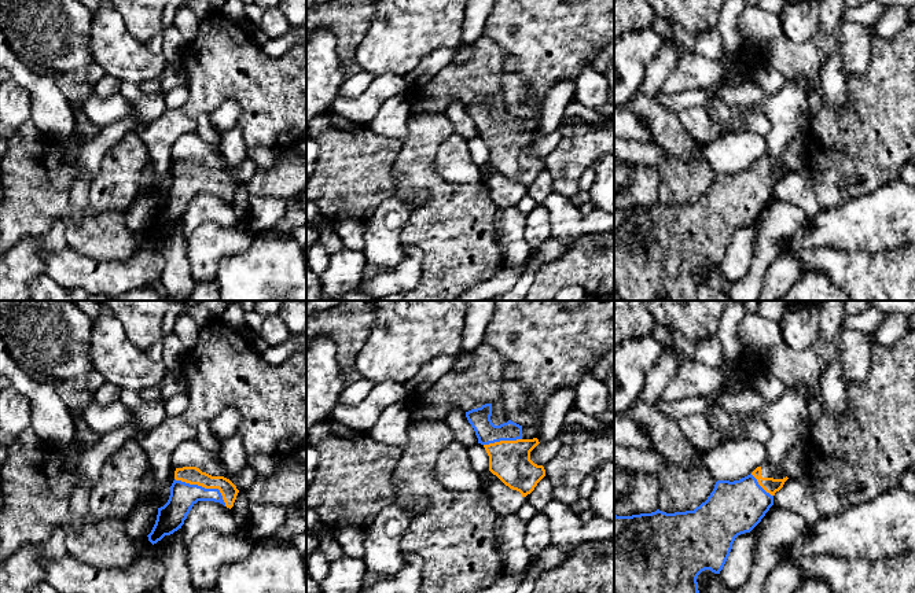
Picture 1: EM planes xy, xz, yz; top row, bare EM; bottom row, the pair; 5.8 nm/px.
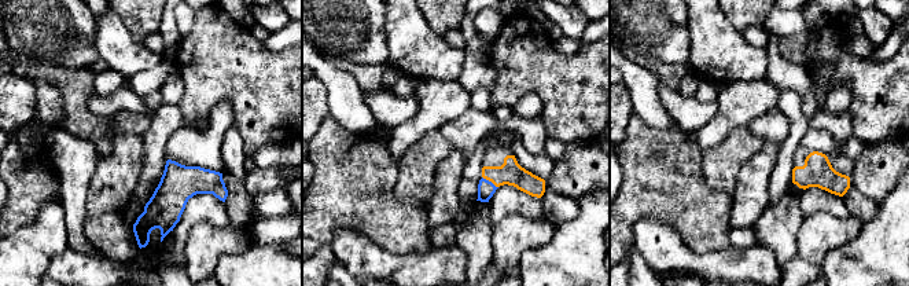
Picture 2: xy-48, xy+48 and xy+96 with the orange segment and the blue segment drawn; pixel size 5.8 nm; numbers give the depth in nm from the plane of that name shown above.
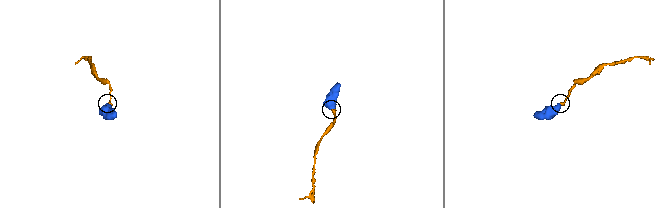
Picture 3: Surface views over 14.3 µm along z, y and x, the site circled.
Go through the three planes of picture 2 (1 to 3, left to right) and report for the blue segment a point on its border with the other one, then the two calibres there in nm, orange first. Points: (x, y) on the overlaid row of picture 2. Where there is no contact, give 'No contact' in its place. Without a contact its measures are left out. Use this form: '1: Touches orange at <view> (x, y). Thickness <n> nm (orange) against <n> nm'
1: No contact
2: Touches orange at xy+48 (490, 180). Thickness 140 nm (orange) against 100 nm
3: No contact

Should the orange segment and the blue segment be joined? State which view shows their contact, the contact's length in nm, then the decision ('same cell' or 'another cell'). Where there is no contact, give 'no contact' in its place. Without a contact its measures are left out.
meets orange in xy; contact 340 nm long; same cell

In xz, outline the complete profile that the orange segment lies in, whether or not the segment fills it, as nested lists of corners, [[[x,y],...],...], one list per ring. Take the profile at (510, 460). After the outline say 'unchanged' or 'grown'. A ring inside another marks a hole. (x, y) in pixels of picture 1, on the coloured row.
[[[492,404],[466,412],[466,417],[489,456],[489,471],[506,486],[526,497],[545,476],[543,465],[530,460],[530,452],[540,443],[537,438],[523,439],[522,426],[508,420],[495,426],[490,420]]]; grown

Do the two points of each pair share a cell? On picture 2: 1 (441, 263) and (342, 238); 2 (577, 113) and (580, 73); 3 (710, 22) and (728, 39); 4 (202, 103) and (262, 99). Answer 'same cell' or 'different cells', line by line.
1: same cell
2: same cell
3: same cell
4: same cell

